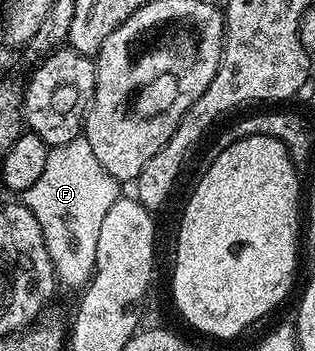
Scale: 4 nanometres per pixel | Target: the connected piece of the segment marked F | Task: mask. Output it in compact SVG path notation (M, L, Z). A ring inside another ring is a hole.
M77 138L57 144L49 151L46 170L42 170L38 182L22 194L22 203L35 214L42 226L46 250L50 250L50 258L63 287L65 284L68 288L80 290L92 279L92 273L96 271L98 234L102 230L102 221L106 219L106 210L121 199L120 188L121 181L102 170L102 162L98 162L94 150L90 150L90 142Z

